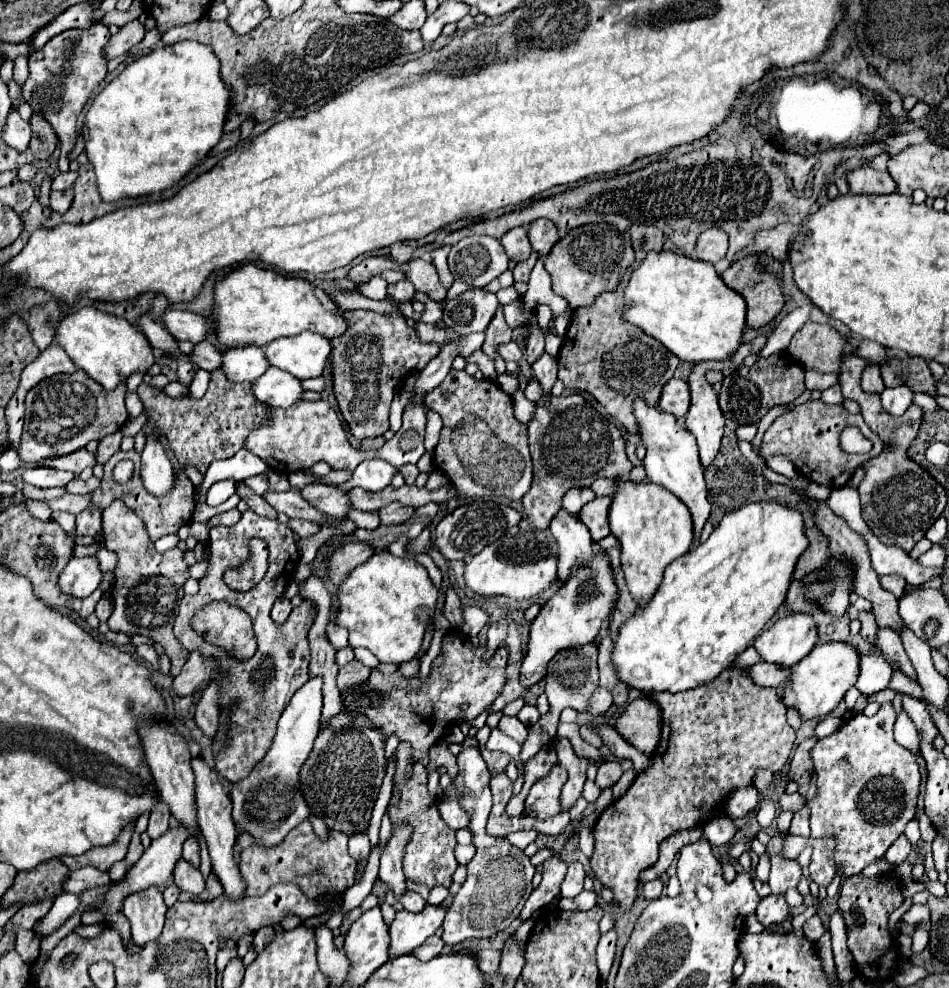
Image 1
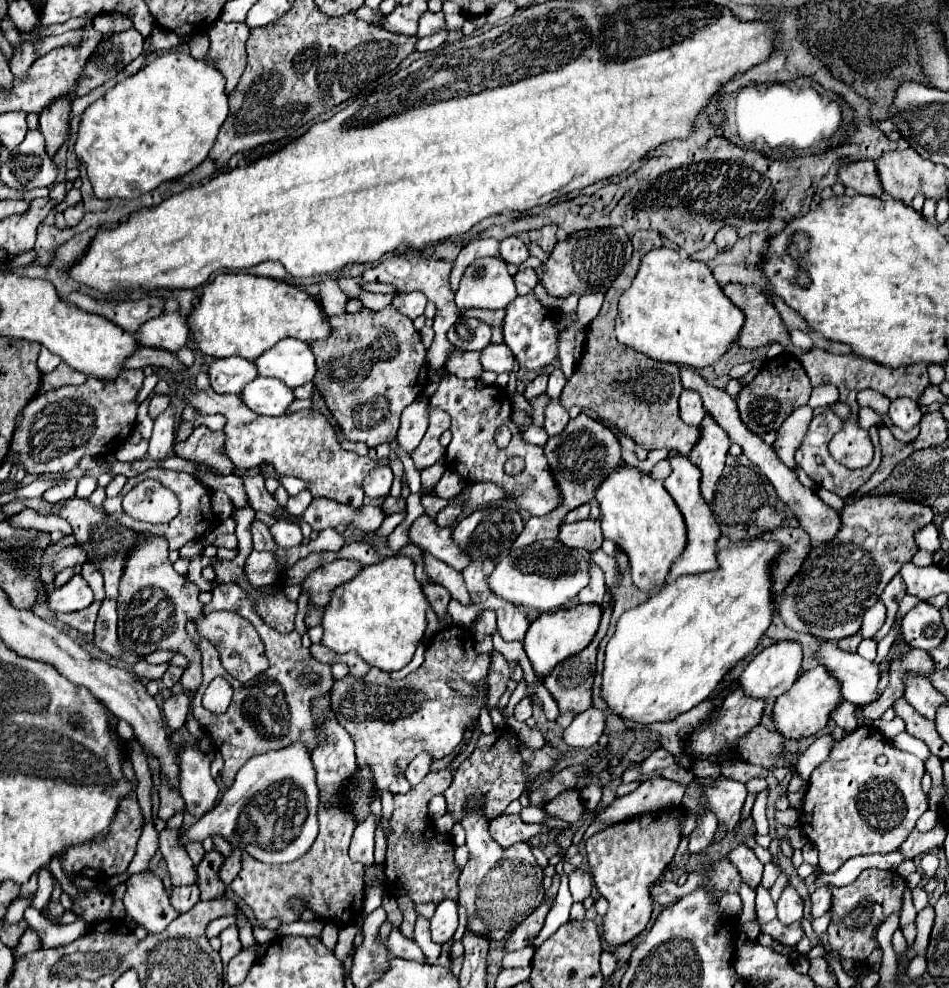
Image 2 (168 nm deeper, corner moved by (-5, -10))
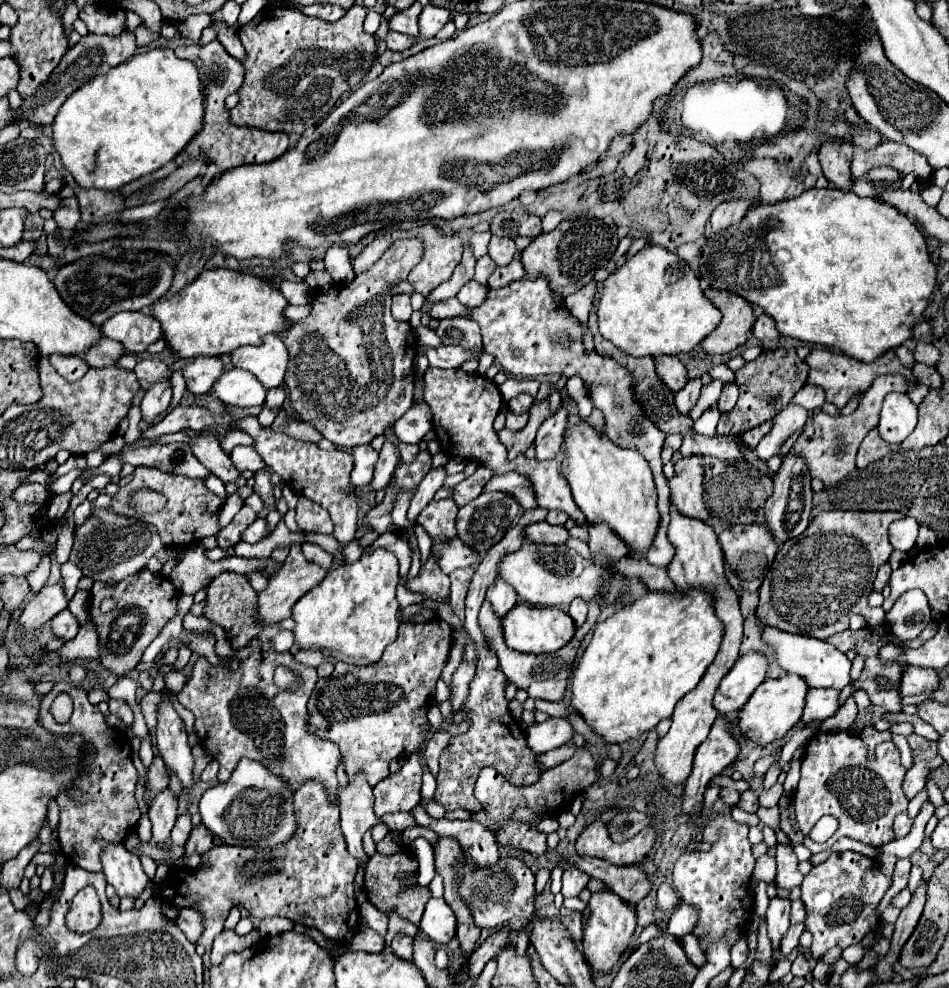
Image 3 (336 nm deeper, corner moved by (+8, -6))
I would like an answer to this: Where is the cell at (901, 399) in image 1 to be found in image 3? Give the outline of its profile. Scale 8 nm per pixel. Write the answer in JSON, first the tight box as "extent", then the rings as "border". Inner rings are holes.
{"extent":[878,392,916,444],"border":[[[890,392],[882,402],[878,430],[884,442],[900,444],[916,426],[916,406],[902,392]]]}

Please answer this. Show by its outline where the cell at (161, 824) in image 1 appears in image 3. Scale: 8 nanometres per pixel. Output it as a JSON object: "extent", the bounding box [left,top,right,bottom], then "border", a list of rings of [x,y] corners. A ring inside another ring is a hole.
{"extent":[144,754,168,802],"border":[[[156,754],[150,768],[148,768],[148,786],[146,786],[146,792],[144,792],[144,800],[146,802],[152,802],[162,790],[168,788],[168,770],[162,762],[162,758]]]}

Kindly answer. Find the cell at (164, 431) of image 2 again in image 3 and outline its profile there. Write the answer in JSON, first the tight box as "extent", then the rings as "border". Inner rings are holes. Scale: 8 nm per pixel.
{"extent":[140,380,172,428],"border":[[[166,380],[152,386],[140,404],[142,420],[148,422],[148,426],[152,428],[156,424],[156,418],[170,408],[170,400],[172,400],[172,386]]]}

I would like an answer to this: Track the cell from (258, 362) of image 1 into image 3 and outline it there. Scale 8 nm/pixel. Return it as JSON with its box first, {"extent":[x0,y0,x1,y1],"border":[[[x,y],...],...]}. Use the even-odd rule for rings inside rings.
{"extent":[182,356,224,396],"border":[[[198,356],[186,364],[182,374],[186,378],[186,388],[200,396],[214,388],[218,378],[224,374],[224,364],[216,356]]]}

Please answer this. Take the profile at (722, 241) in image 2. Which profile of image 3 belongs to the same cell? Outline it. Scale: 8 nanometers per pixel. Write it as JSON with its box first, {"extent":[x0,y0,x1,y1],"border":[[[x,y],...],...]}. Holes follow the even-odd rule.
{"extent":[710,200,748,234],"border":[[[732,200],[732,202],[720,204],[710,216],[712,234],[720,234],[728,230],[728,226],[738,224],[744,218],[746,210],[748,210],[748,200]]]}

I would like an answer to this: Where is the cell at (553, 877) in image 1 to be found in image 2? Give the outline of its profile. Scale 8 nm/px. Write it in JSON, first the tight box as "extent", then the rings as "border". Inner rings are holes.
{"extent":[505,902,551,952],"border":[[[543,902],[537,910],[533,910],[533,912],[521,922],[521,926],[517,926],[517,930],[511,932],[509,940],[505,942],[505,950],[507,950],[507,952],[513,952],[513,950],[521,950],[521,948],[525,948],[525,946],[531,946],[531,944],[533,944],[531,940],[535,940],[537,934],[539,934],[539,930],[543,928],[543,922],[545,922],[545,916],[547,916],[549,908],[551,908],[551,904]]]}

